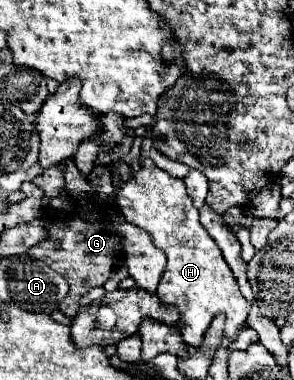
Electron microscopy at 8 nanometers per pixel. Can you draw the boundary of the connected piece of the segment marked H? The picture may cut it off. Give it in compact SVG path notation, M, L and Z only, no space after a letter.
M145 163L141 171L133 171L129 181L121 181L117 171L113 173L113 185L117 187L117 205L121 209L121 215L125 217L127 223L133 223L141 229L145 229L151 235L151 241L157 249L163 249L167 255L167 267L163 273L163 279L159 283L157 295L161 299L163 305L169 307L177 307L179 309L179 321L177 321L177 329L183 335L183 341L187 345L199 347L203 341L203 335L209 327L209 323L213 321L215 315L225 315L227 323L225 323L225 337L235 341L245 325L245 315L249 315L249 303L247 299L241 295L237 279L233 277L231 267L227 265L227 261L223 259L221 249L217 247L217 243L213 241L213 237L207 233L207 229L201 225L199 221L199 213L193 207L191 197L187 195L187 189L183 185L183 179L175 179L169 173L157 169L153 163Z

